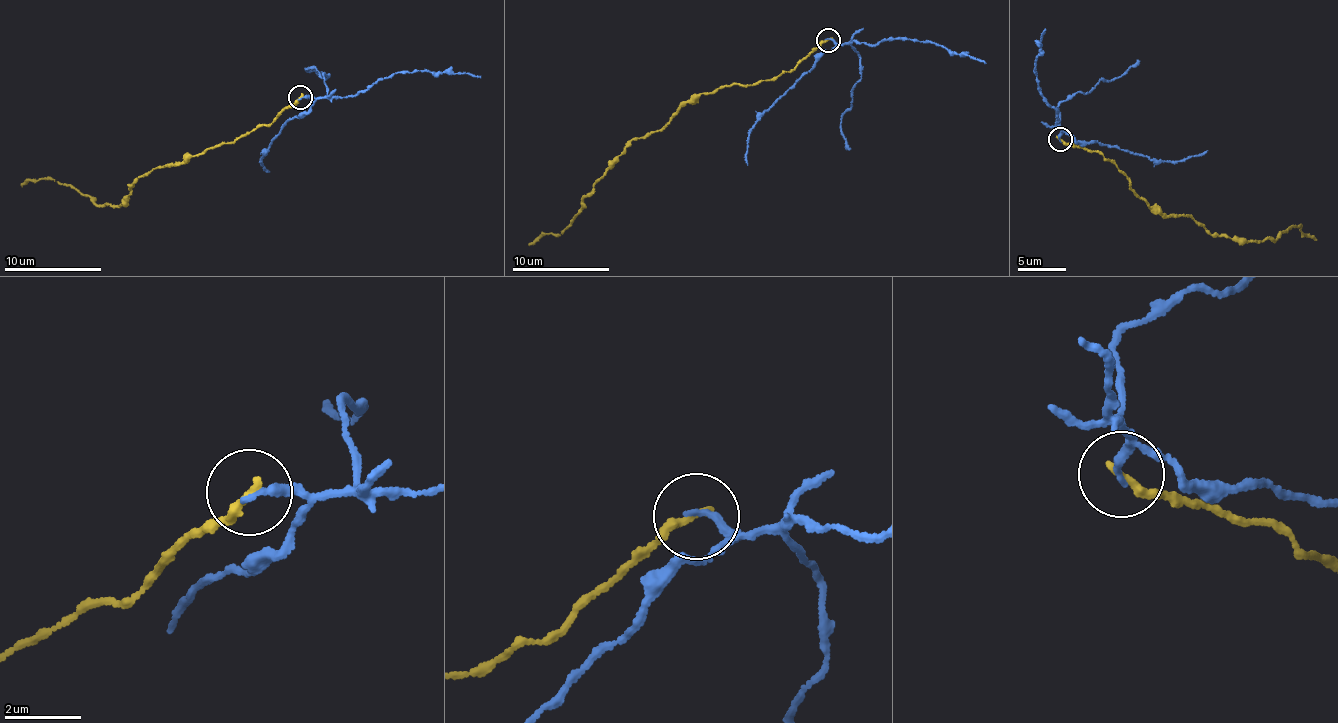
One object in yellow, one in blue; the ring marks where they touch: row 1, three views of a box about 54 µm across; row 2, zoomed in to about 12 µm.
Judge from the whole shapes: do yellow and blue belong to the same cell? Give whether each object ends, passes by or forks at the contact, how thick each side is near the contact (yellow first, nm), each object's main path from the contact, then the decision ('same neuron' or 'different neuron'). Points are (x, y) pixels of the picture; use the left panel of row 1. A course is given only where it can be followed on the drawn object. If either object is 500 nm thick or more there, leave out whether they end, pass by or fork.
yellow ends there; blue ends there; 240 nm thick on the yellow side, 240 nm on the other; yellow runs (300, 97), (265, 124), (225, 144), (135, 178), (121, 205), (100, 206), (55, 180), (42, 179), (22, 187); blue runs (300, 97), (355, 95), (406, 71), (449, 71), (480, 78); different neuron

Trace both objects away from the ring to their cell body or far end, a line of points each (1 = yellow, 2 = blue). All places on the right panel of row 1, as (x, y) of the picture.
1: (1059, 139), (1109, 158), (1165, 217), (1188, 215), (1206, 230), (1248, 242), (1272, 241), (1300, 225), (1316, 240)
2: (1059, 139), (1056, 109), (1040, 94), (1033, 70), (1040, 51), (1037, 45), (1045, 30)

